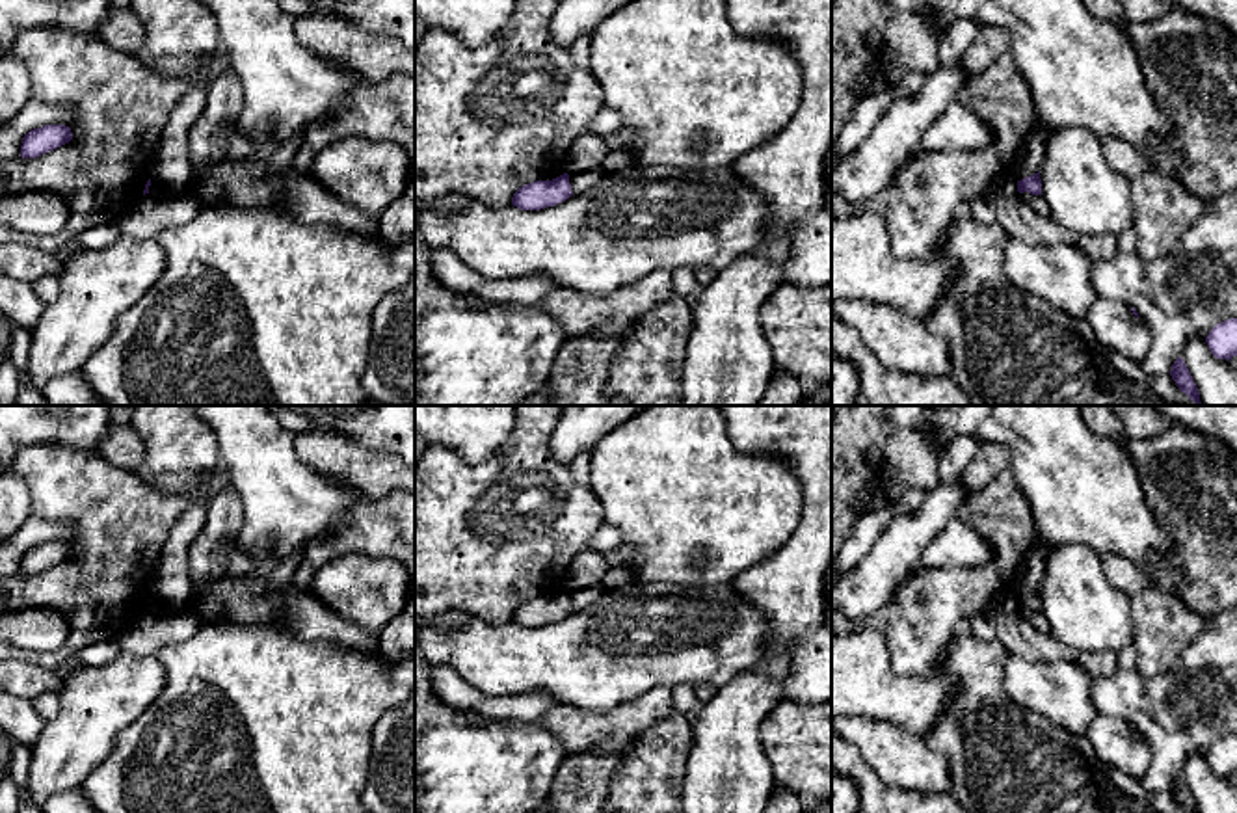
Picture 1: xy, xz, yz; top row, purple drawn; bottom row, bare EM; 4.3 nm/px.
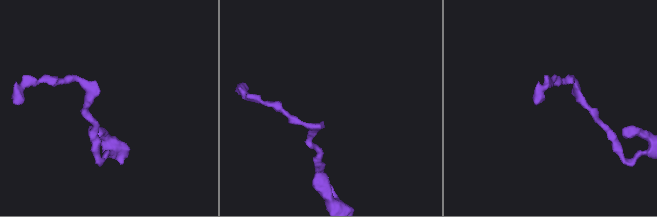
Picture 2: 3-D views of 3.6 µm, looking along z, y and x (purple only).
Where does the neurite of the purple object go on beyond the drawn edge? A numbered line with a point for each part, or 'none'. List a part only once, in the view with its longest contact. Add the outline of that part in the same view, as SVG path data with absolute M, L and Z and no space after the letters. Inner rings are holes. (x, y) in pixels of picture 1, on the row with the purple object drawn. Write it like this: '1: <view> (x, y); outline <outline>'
none

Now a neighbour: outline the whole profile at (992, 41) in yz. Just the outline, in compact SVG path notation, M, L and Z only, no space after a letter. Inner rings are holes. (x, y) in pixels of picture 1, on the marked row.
M986 24L964 52L960 67L967 76L973 76L1006 52L1010 52L1010 33L1004 28Z

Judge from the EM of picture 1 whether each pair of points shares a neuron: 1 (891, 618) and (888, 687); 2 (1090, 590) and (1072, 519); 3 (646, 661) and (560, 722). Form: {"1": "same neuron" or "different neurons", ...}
{"1": "different neurons", "2": "different neurons", "3": "different neurons"}

